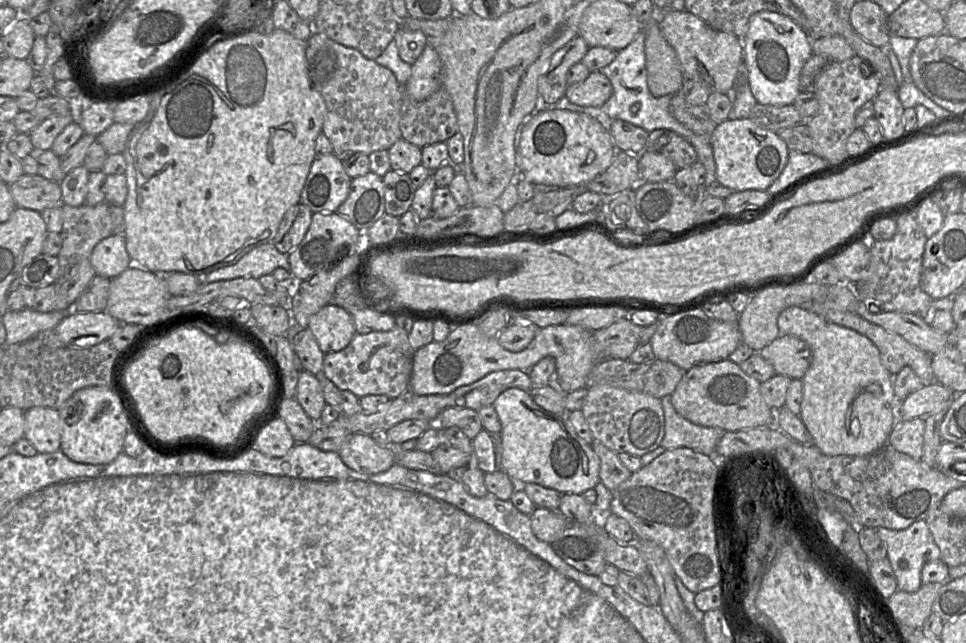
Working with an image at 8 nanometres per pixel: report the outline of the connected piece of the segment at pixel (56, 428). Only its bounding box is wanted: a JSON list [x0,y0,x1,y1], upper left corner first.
[24,407,60,453]

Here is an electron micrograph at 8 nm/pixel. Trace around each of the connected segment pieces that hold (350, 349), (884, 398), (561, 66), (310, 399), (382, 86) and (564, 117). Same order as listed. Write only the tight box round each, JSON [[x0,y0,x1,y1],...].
[[322,326,415,399],[777,306,897,456],[538,35,590,104],[295,371,326,424],[305,32,404,161],[516,110,617,186]]

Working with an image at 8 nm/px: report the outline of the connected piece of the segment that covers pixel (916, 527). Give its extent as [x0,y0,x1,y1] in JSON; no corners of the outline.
[876,520,940,593]

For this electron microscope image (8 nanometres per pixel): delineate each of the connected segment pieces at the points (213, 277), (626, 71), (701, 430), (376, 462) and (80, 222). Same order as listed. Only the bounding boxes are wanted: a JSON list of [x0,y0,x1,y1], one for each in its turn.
[[196,243,290,282],[600,31,716,187],[660,395,725,460],[338,433,396,475],[55,201,124,311]]

